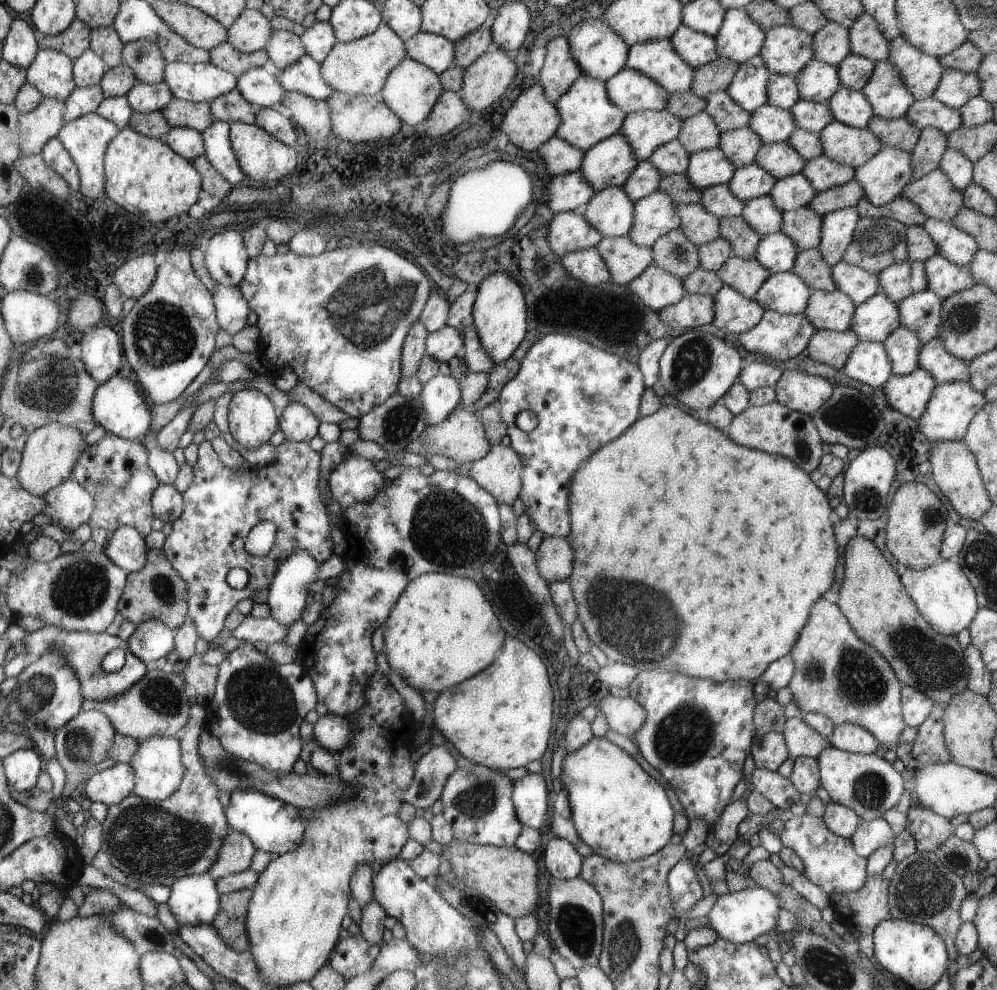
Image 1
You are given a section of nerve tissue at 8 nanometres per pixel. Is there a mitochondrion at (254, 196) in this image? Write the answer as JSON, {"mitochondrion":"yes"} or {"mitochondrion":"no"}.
{"mitochondrion":"yes"}

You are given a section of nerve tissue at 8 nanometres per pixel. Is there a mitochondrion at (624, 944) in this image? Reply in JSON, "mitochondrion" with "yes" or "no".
{"mitochondrion":"yes"}

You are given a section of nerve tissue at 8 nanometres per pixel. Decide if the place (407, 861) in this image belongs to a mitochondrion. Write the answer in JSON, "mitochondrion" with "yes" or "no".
{"mitochondrion":"no"}

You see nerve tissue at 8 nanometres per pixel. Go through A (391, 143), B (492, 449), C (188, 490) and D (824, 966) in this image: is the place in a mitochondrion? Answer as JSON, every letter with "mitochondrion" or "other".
{"A":"other","B":"other","C":"other","D":"mitochondrion"}

